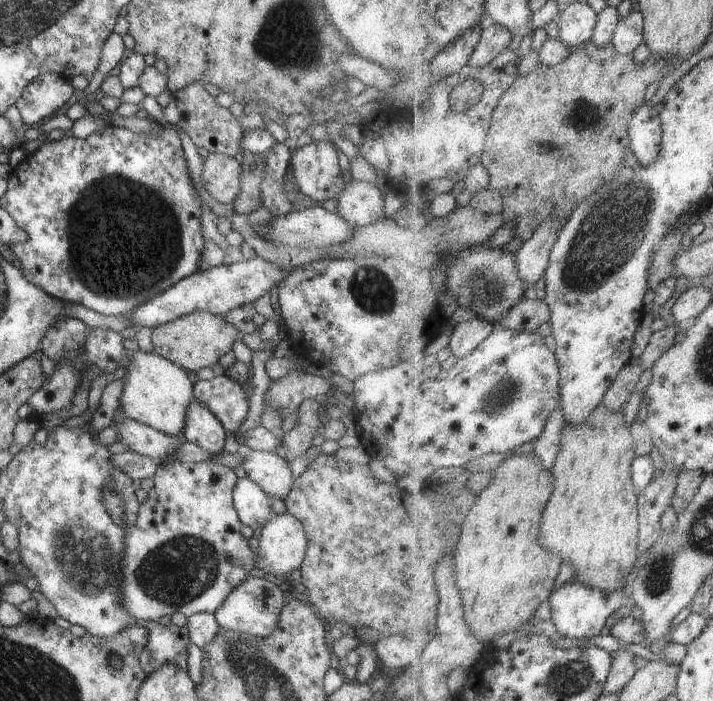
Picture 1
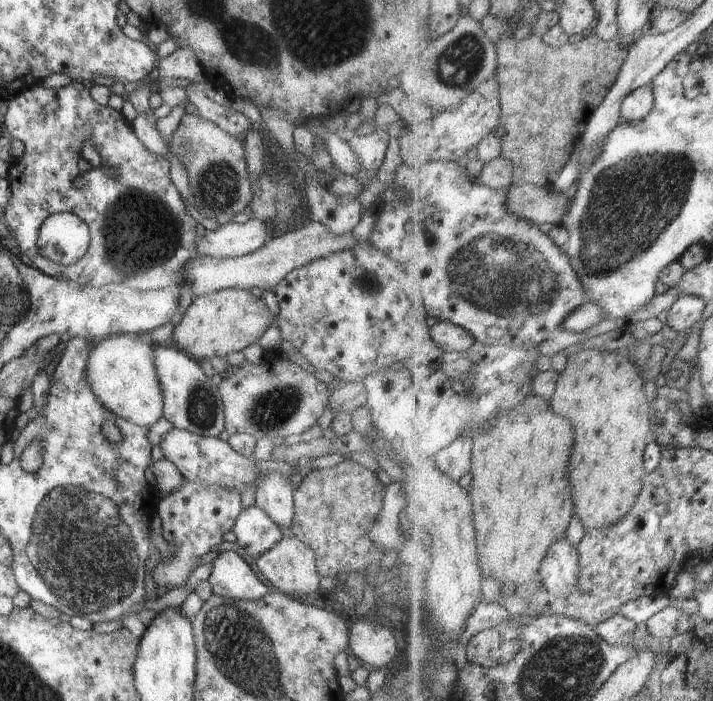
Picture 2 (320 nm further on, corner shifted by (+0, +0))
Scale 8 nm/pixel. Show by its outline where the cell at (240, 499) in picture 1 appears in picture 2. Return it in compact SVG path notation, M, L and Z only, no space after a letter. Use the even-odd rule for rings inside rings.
M255 504L236 516L232 531L246 554L258 557L284 536L279 527Z

